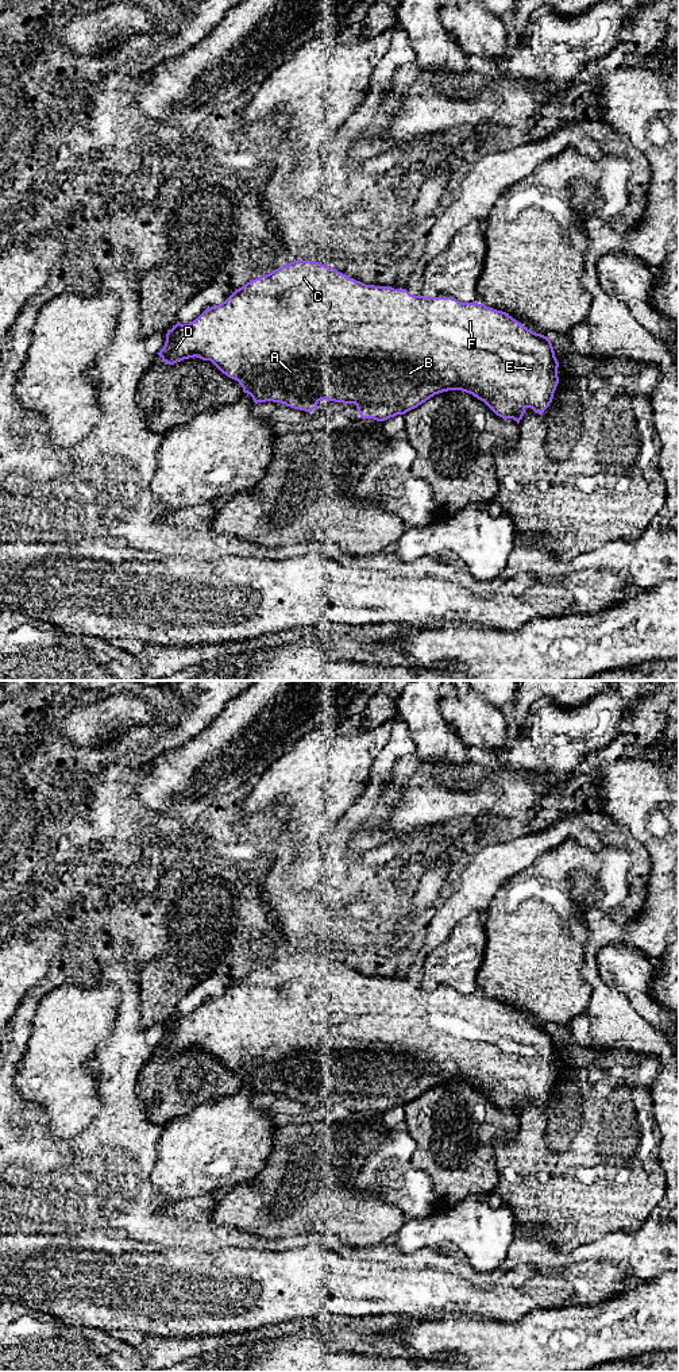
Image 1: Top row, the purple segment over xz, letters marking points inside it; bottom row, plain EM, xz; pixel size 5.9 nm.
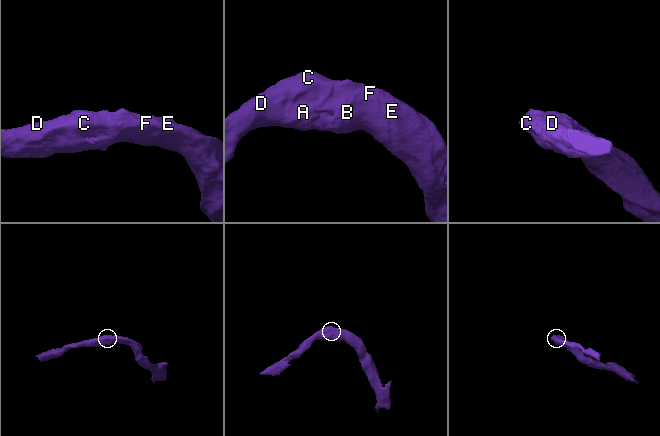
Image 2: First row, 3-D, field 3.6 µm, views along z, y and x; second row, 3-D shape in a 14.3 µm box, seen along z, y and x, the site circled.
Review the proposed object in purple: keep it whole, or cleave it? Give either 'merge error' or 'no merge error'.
no merge error

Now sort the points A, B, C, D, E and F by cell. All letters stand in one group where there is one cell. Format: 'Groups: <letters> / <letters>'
Groups: A B C D E F

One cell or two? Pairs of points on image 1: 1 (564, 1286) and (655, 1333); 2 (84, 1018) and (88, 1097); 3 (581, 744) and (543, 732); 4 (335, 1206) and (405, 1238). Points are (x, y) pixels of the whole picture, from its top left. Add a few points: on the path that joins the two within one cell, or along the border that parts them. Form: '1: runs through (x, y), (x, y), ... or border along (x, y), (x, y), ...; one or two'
1: border along (625, 1290), (594, 1305), (566, 1307); two
2: runs through (76, 1037), (76, 1078); one
3: runs through (571, 737), (552, 736); one
4: border along (408, 1220), (396, 1232); two

